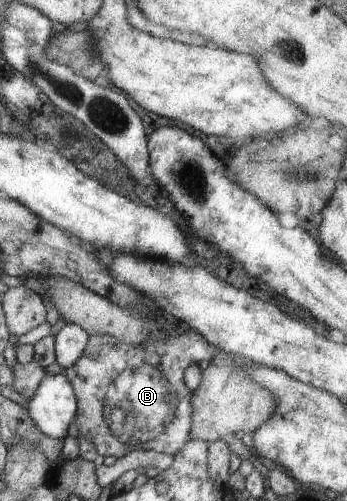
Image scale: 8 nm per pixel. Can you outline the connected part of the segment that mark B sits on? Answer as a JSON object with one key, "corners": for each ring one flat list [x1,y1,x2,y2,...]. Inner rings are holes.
{"corners":[[187,331,164,337,160,341,144,341,140,345,122,343,110,335,89,335,88,343,82,357,64,373,72,385,78,409,76,417,70,423,67,437,79,437,91,440,98,455,106,457,124,457,134,449,154,450,158,453,178,453,182,445,190,440,192,429,192,390,184,383,184,371,190,363,201,362,203,358,212,357,218,347,210,345,200,333]]}

